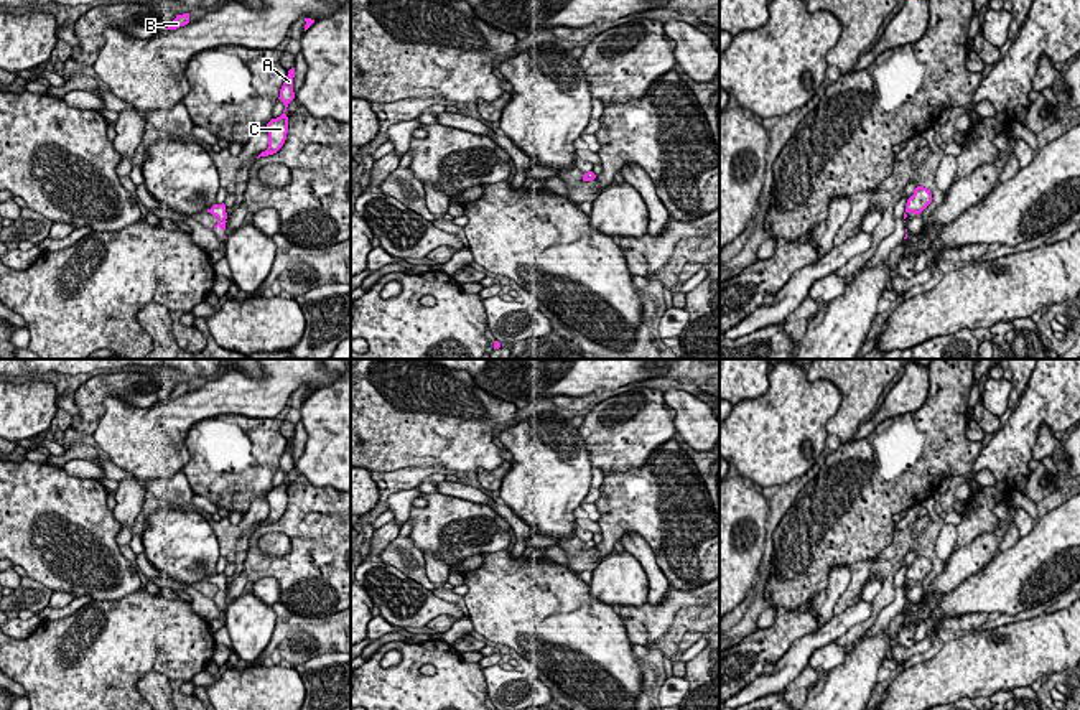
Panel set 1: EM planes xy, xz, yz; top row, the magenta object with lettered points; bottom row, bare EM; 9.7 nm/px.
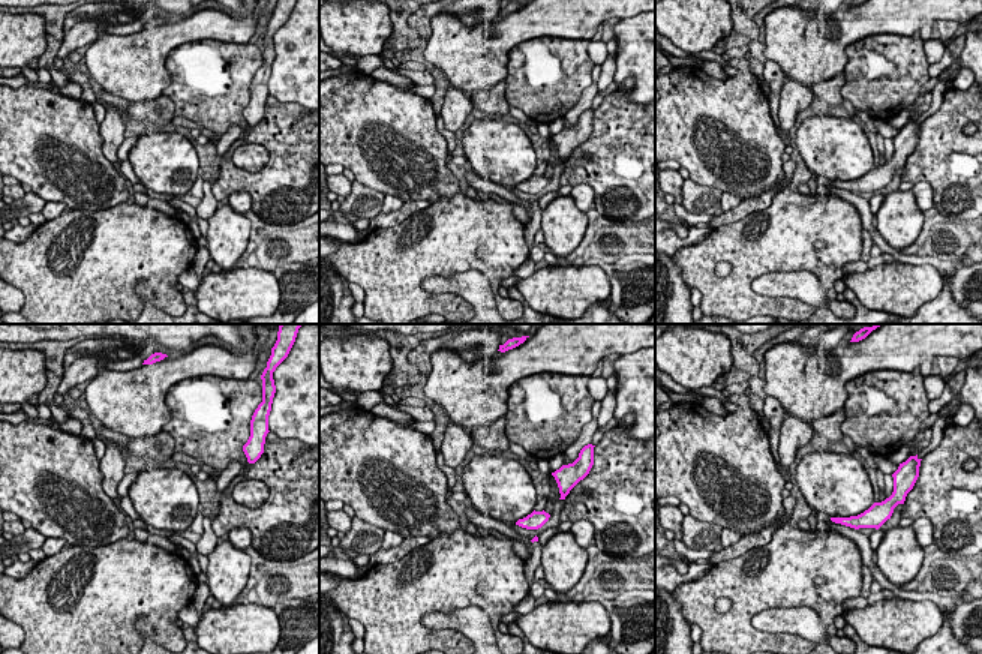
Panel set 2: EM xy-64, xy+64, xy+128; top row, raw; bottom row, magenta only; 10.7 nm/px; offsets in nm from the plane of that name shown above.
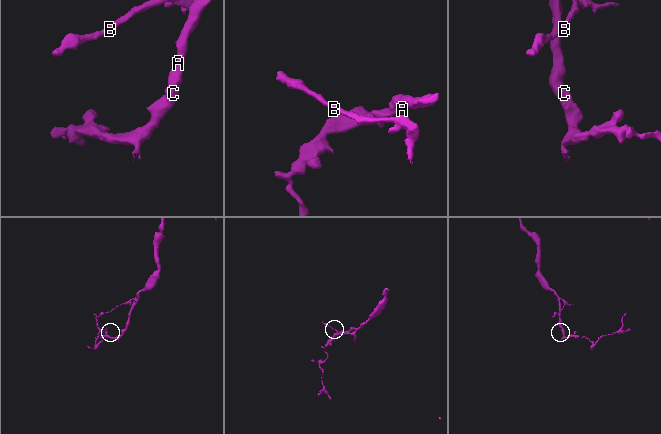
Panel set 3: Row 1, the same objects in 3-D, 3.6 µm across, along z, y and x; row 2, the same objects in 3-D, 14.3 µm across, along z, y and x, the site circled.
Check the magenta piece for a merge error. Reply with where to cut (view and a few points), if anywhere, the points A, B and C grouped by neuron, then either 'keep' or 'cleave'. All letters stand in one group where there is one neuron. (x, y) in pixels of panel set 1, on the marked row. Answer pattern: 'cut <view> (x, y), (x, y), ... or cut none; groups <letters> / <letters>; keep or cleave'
cut none; groups A B C; keep

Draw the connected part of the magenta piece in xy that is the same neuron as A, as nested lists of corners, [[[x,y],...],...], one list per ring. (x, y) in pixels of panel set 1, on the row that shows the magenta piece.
[[[291,68],[288,71],[288,76],[286,76],[286,79],[285,79],[285,82],[283,82],[283,86],[280,89],[280,97],[278,99],[283,102],[285,110],[283,110],[283,114],[280,117],[272,119],[267,124],[268,147],[257,158],[277,153],[283,147],[283,143],[286,140],[288,117],[286,117],[285,112],[286,112],[288,104],[295,99],[293,77],[295,77],[295,68]]]

